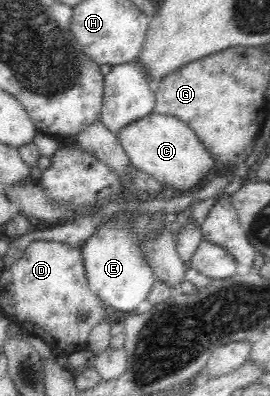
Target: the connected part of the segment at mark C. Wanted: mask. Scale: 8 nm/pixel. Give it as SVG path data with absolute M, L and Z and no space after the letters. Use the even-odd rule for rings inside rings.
M152 111L126 124L116 135L132 166L183 195L188 195L192 187L204 184L204 175L214 167L213 156L196 138L194 130L172 115Z

